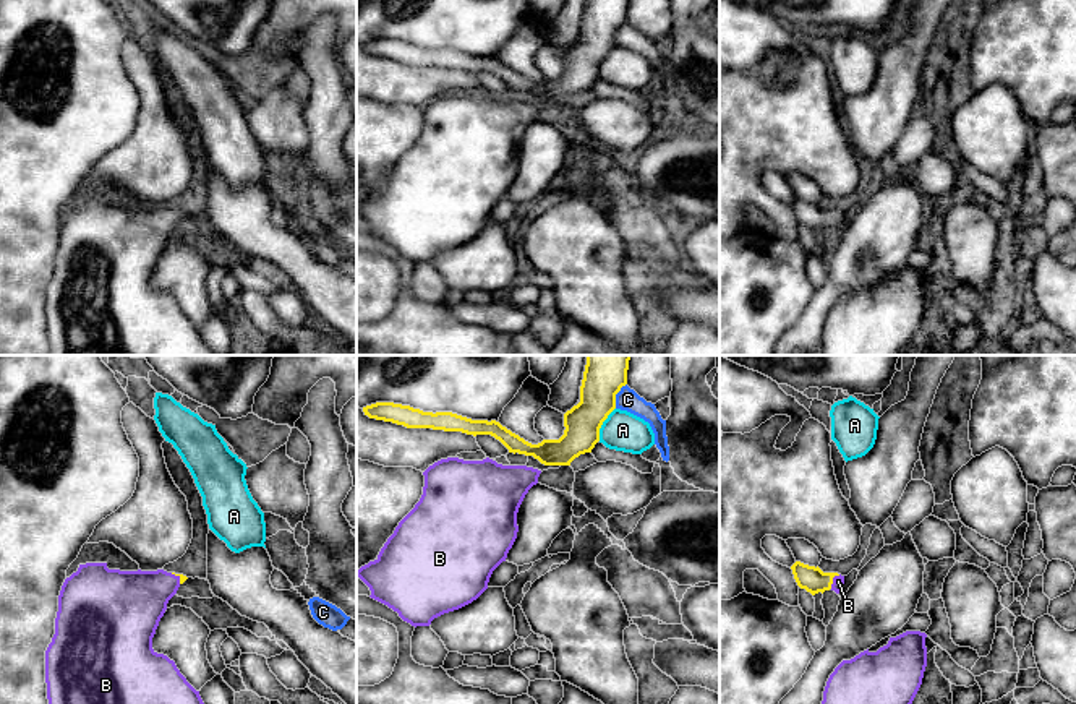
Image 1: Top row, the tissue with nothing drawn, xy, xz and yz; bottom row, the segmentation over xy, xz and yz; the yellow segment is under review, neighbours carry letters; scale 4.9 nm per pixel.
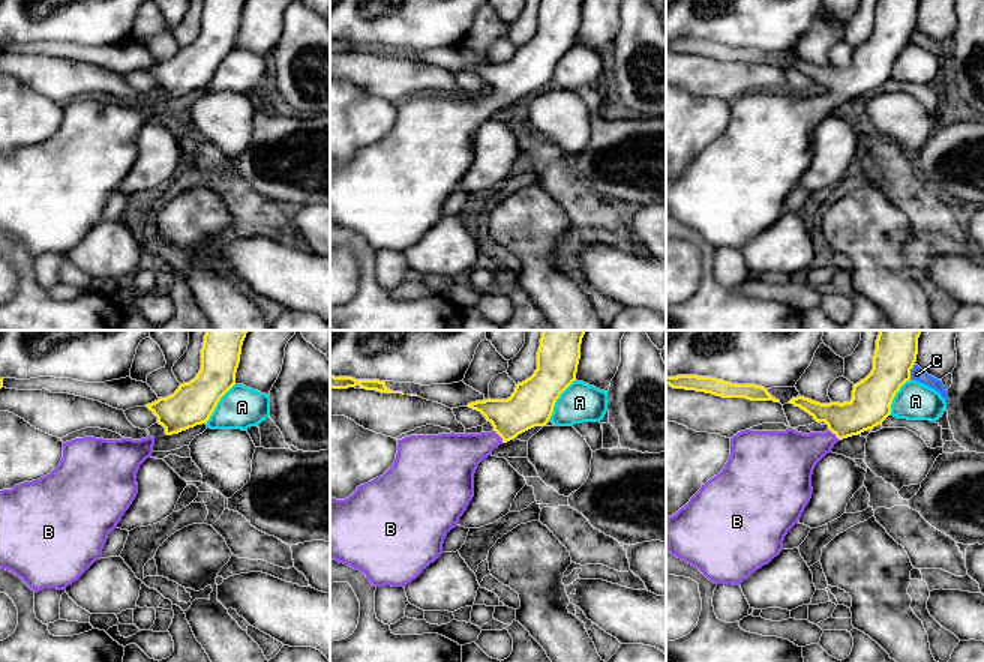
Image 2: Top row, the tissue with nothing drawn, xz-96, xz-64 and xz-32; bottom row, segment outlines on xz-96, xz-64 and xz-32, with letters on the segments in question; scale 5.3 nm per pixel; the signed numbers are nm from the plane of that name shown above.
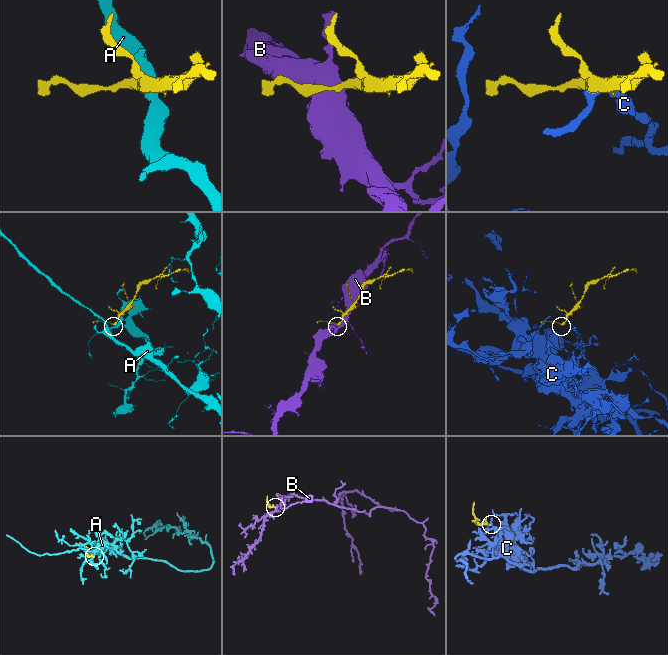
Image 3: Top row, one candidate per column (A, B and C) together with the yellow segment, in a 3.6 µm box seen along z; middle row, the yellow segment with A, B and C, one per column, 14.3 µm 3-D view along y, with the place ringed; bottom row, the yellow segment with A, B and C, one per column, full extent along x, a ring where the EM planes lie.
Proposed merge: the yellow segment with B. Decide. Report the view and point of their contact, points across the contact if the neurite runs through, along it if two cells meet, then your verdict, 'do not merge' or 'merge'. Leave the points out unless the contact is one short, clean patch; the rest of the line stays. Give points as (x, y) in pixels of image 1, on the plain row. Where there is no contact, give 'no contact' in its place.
contact yz (832, 216); way yz (812, 216), (832, 216), (838, 218); merge

